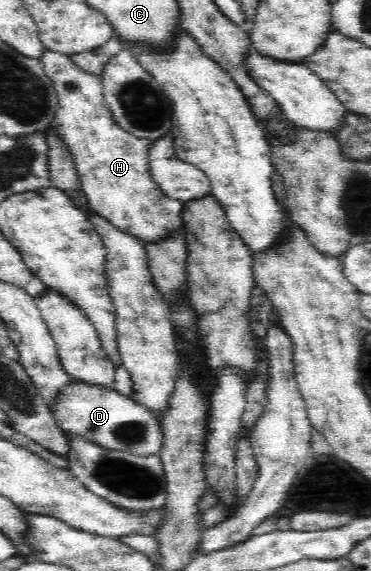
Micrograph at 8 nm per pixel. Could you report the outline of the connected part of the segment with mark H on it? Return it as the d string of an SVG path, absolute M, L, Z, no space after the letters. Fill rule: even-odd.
M47 50L47 54L45 54L45 58L43 58L42 63L44 64L44 69L46 70L47 76L51 78L51 80L55 83L55 88L57 89L57 94L59 95L59 112L58 117L55 119L55 123L52 124L53 127L56 128L62 134L62 136L66 139L67 146L70 147L70 151L76 157L76 168L78 173L78 182L80 183L81 191L83 192L86 200L90 204L90 208L95 210L96 213L100 215L100 217L111 226L114 226L119 232L123 234L128 234L131 237L137 238L139 242L145 247L151 245L158 245L161 242L167 242L169 238L179 236L180 238L185 239L187 234L185 217L183 214L186 212L188 208L188 204L185 201L178 200L177 198L172 198L168 196L162 189L158 182L155 180L152 174L152 149L158 142L155 138L141 138L124 130L123 127L117 123L117 119L115 119L115 115L113 115L113 111L108 108L107 101L104 97L104 86L102 83L102 78L97 76L96 74L89 74L80 68L77 68L73 61L71 60L70 55L59 54L57 52L51 52Z

